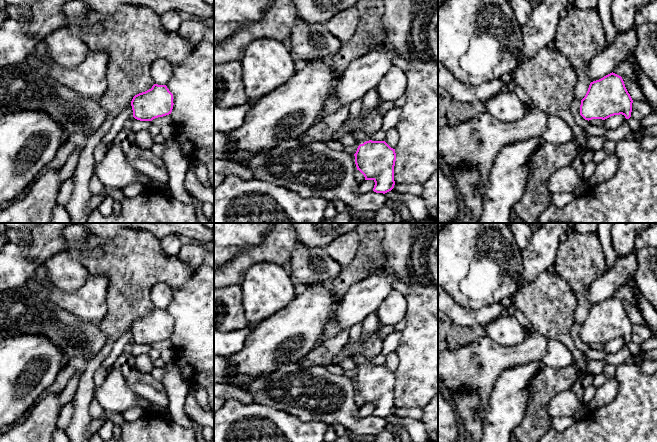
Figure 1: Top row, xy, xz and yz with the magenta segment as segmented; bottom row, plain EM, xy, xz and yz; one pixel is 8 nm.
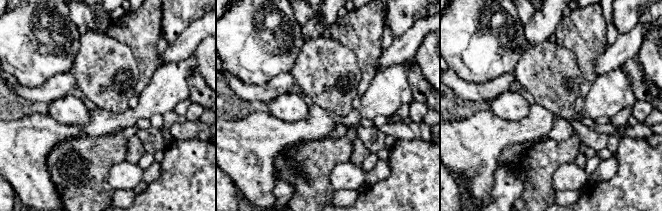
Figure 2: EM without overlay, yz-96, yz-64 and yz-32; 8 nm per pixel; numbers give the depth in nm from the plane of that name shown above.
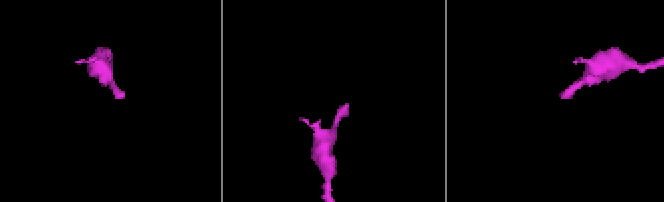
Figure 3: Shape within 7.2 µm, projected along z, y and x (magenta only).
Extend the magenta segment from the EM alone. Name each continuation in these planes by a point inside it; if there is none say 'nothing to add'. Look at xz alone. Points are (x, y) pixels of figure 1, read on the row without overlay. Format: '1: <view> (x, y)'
1: xz (360, 361)

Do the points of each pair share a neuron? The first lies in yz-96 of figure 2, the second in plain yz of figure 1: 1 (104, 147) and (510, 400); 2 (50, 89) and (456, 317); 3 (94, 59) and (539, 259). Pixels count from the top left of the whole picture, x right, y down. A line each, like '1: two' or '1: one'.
1: two
2: one
3: two

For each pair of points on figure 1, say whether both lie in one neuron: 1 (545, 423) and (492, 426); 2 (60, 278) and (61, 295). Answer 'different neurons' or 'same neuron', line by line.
1: different neurons
2: different neurons

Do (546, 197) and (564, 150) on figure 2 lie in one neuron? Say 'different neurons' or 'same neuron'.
same neuron

